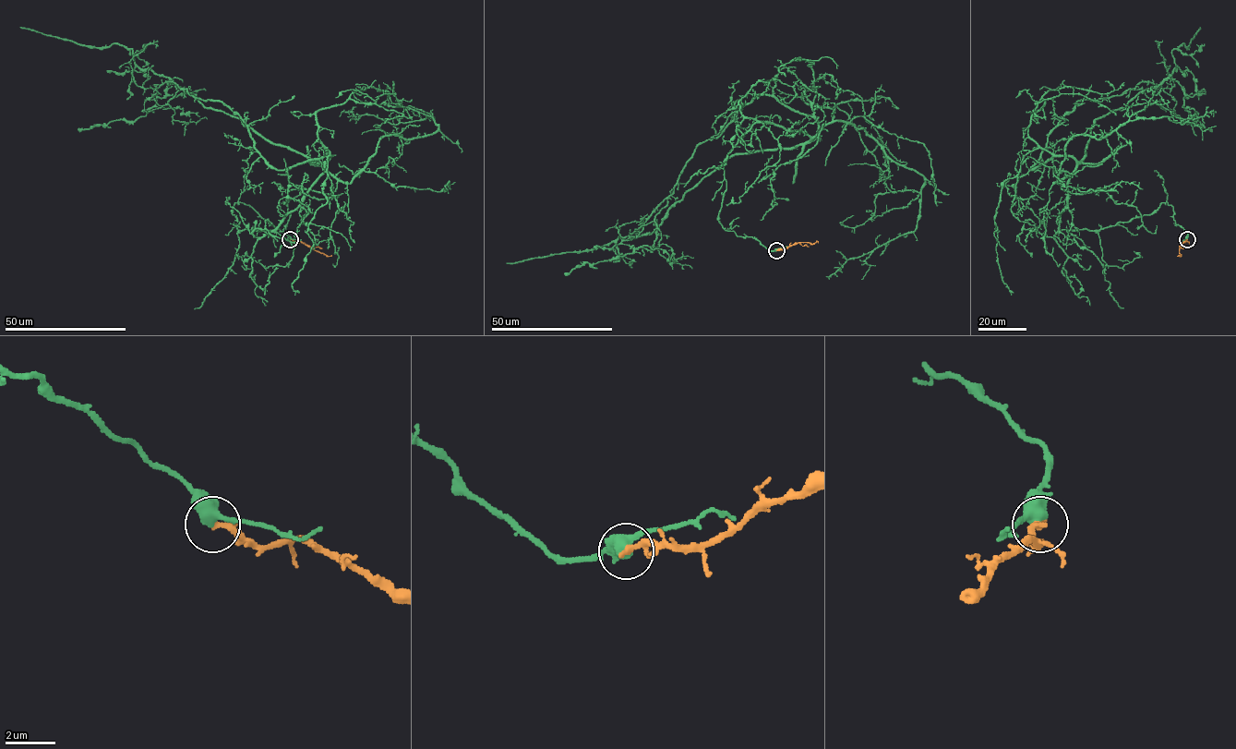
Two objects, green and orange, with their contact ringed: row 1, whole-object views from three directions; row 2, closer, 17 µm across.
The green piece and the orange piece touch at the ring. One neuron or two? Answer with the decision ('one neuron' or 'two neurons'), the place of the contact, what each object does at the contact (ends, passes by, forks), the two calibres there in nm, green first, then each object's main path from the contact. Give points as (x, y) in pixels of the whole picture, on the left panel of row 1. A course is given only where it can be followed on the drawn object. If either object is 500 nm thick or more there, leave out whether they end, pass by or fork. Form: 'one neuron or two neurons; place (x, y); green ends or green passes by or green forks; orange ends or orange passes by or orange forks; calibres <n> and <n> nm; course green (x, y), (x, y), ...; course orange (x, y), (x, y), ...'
two neurons; place (290, 239); green passes by; orange ends; calibres 480 and 280 nm; course green (290, 239), (232, 209), (273, 230), (331, 156), (275, 169), (222, 102), (138, 85), (157, 41); course orange (290, 239), (300, 240), (327, 256), (331, 255)

